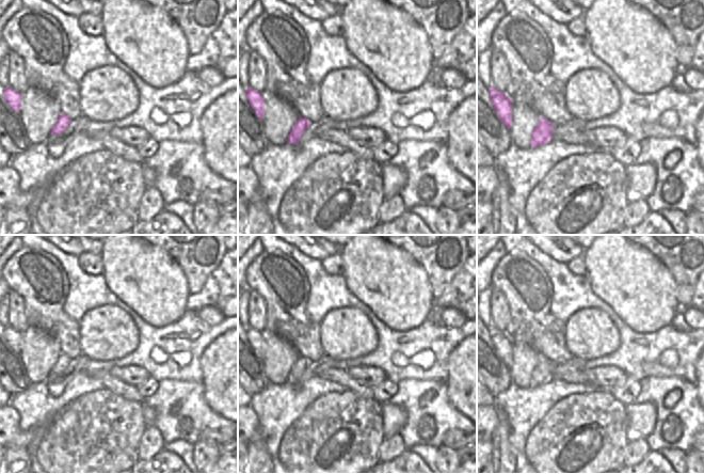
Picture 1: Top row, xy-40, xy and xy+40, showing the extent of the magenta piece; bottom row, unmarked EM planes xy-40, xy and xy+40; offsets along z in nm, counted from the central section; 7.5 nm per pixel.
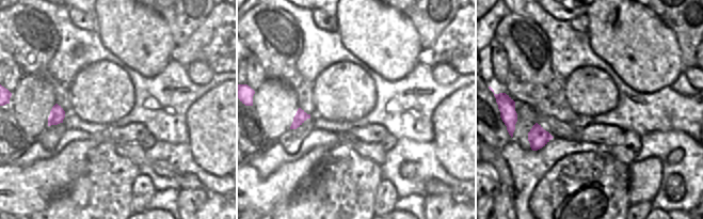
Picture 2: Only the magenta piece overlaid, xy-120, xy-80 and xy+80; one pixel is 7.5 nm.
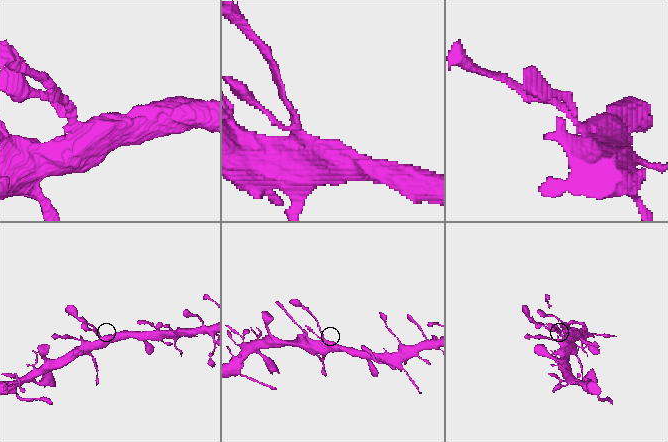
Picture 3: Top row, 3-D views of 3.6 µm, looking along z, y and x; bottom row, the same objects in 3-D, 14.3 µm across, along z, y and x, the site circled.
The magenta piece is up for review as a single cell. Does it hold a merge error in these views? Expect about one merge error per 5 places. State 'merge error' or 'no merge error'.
no merge error

